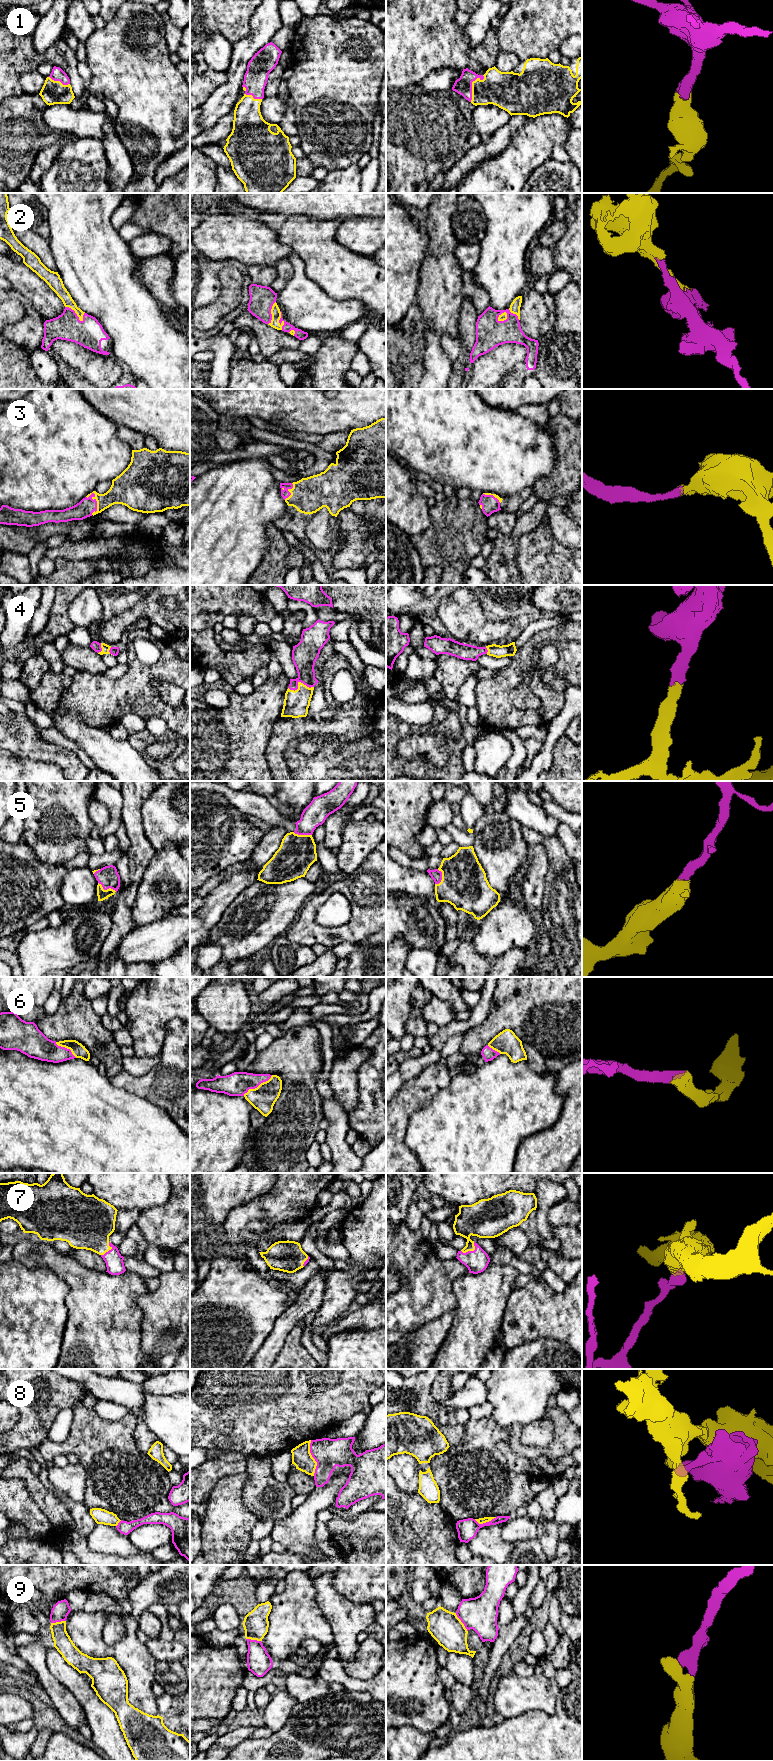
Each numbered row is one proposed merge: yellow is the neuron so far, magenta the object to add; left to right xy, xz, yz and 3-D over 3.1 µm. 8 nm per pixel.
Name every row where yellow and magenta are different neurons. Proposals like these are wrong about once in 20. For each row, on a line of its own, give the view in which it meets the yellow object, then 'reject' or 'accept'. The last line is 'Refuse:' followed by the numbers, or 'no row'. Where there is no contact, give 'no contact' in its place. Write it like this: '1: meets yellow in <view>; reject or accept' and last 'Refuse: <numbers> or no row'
1: meets yellow in yz; accept
2: meets yellow in xy; accept
3: meets yellow in xy; accept
4: meets yellow in xz; accept
5: meets yellow in xy; accept
6: meets yellow in xz; accept
7: meets yellow in yz; accept
8: meets yellow in xz; reject
9: meets yellow in yz; accept
Refuse: 8

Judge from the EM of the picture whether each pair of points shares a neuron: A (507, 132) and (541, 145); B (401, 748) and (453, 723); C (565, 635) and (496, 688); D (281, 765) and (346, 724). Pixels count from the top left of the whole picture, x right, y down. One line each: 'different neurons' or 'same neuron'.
A: different neurons
B: different neurons
C: same neuron
D: same neuron

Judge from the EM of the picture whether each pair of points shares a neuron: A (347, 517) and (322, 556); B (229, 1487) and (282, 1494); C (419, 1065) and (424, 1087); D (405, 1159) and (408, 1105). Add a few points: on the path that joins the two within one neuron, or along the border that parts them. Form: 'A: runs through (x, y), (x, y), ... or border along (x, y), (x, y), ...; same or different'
A: border along (336, 544), (337, 550), (332, 561), (335, 570); different
B: border along (245, 1472), (247, 1482), (242, 1502), (250, 1512); different
C: border along (438, 1061), (429, 1064), (417, 1075), (401, 1085); different
D: runs through (397, 1146), (397, 1118); same

